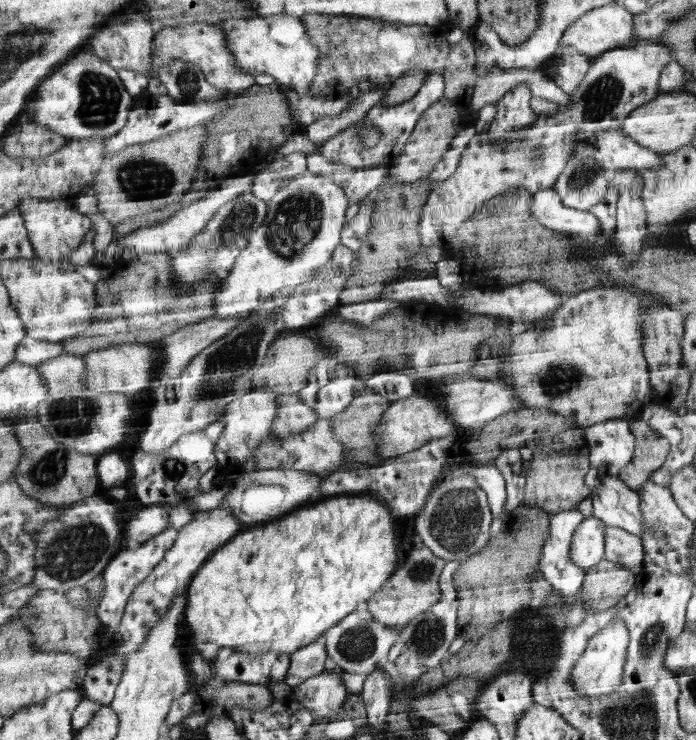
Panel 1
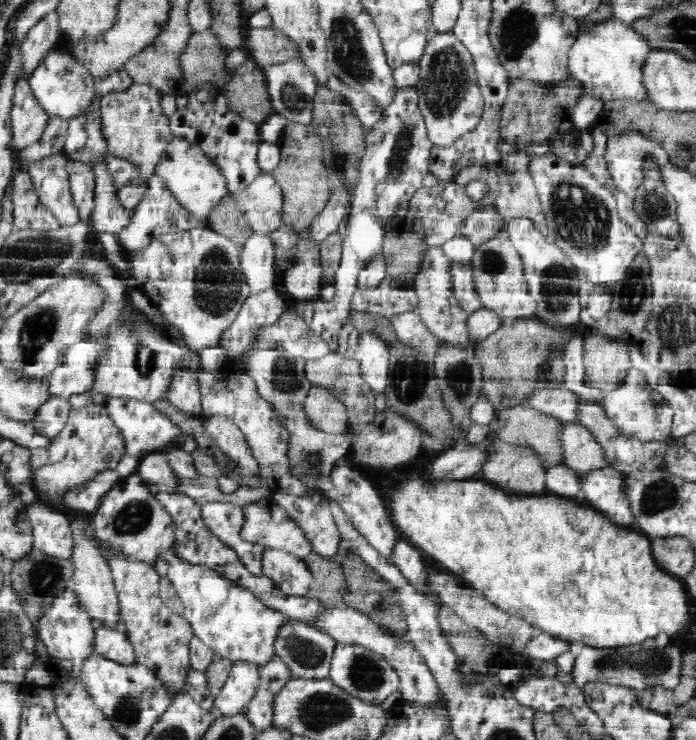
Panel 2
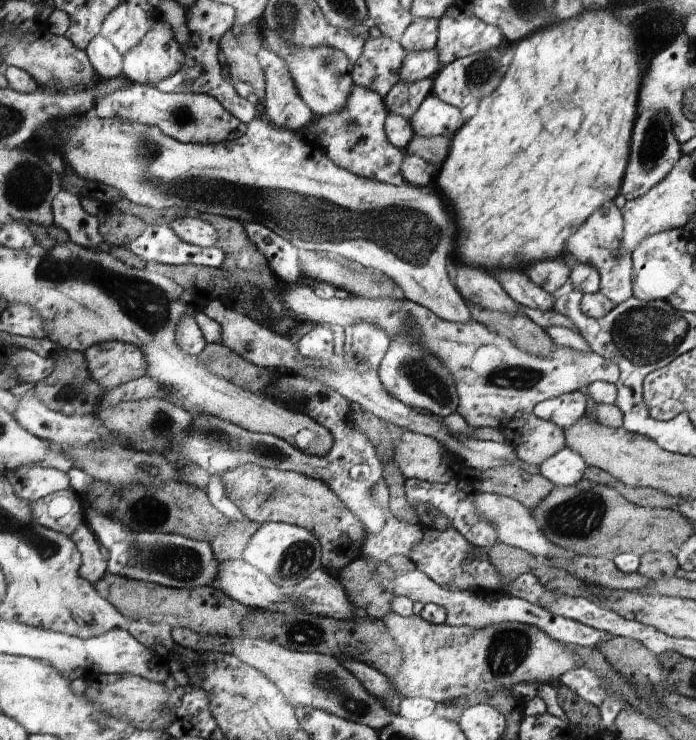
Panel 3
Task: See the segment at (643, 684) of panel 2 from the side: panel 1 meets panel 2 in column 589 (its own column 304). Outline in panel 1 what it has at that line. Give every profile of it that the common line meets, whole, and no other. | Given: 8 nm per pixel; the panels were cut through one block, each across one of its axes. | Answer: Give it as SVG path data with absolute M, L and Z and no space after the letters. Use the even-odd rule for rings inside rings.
M321 636L314 643L304 646L291 654L291 666L287 671L286 683L290 688L297 688L313 676L321 675L326 670L329 652Z

